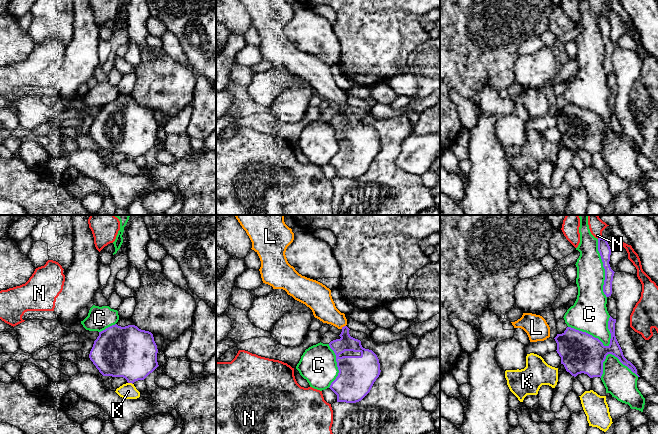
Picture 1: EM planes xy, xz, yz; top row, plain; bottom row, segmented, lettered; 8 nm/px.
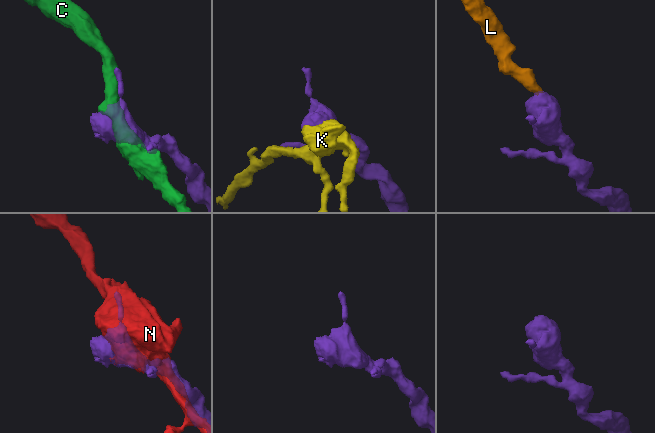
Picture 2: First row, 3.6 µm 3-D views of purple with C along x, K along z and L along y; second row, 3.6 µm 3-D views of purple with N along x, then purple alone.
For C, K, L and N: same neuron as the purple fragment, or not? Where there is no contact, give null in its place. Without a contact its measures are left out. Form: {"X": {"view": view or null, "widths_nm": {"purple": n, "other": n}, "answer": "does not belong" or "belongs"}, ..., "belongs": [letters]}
{"C": {"view": "yz", "widths_nm": {"purple": 320, "other": 300}, "answer": "does not belong"}, "K": {"view": "xy", "widths_nm": {"purple": 420, "other": 130}, "answer": "does not belong"}, "L": {"view": "xz", "widths_nm": {"purple": 130, "other": 190}, "answer": "belongs"}, "N": {"view": "yz", "widths_nm": {"purple": 100, "other": 100}, "answer": "does not belong"}, "belongs": ["L"]}

